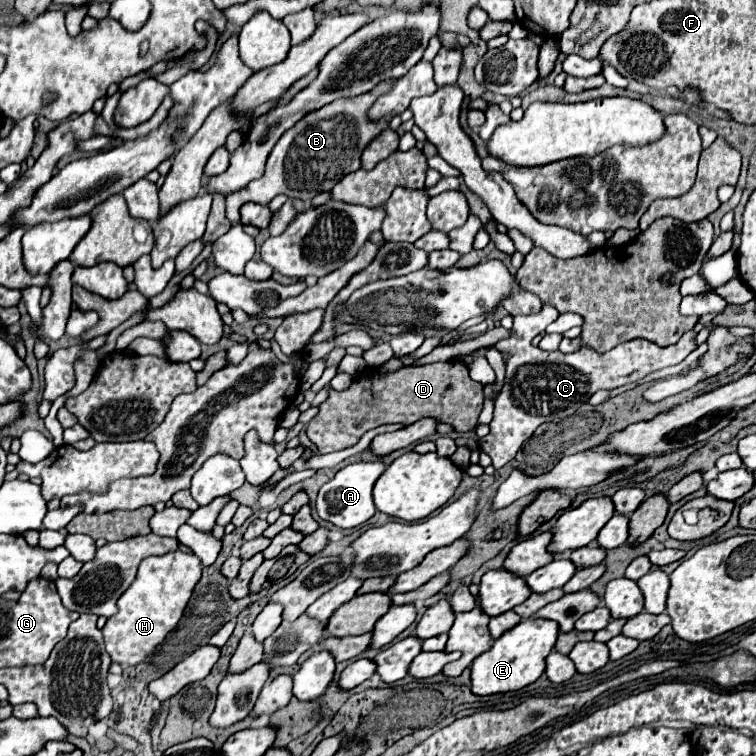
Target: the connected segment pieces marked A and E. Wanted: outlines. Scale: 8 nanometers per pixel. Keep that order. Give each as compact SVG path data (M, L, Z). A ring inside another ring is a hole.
M372 461L372 463L352 463L336 473L334 479L330 479L326 485L320 487L318 497L316 497L316 513L322 521L330 521L332 525L340 529L354 529L362 523L366 523L374 513L376 507L372 503L372 487L376 479L384 473L386 465L382 461Z
M548 619L520 621L512 631L506 631L504 637L496 639L494 645L486 653L474 659L472 669L470 669L472 693L486 697L486 695L496 695L496 693L520 691L526 685L534 683L544 673L544 659L552 651L556 637L558 637L556 623Z

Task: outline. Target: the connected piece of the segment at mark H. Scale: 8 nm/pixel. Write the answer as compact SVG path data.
M180 549L160 557L148 557L140 563L136 579L118 599L118 613L110 617L102 629L106 651L114 663L136 665L166 639L166 635L178 625L200 573L200 559L194 553L184 553Z

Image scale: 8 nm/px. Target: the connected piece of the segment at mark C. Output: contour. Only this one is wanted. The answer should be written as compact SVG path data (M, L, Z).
M542 305L538 313L531 315L514 315L512 333L508 339L502 339L498 345L504 347L498 351L508 353L506 361L506 379L504 389L496 399L494 405L494 419L490 423L490 433L478 441L480 449L492 459L492 465L496 469L504 467L508 461L514 459L514 455L520 451L522 443L528 441L534 433L534 429L542 423L558 423L578 411L578 407L588 401L596 391L600 389L616 389L626 383L638 381L646 377L648 373L654 373L658 369L678 365L684 361L694 349L696 349L696 331L686 331L676 345L670 347L656 347L654 343L648 343L646 339L636 339L628 343L620 343L608 353L596 353L588 349L580 349L578 353L548 353L538 347L522 347L530 343L536 335L544 331L548 323L552 323L558 317L558 311L550 305Z

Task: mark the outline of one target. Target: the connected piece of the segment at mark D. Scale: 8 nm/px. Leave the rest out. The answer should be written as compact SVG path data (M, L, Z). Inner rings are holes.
M460 359L400 367L398 371L390 371L386 375L380 375L378 369L368 369L358 373L348 389L328 391L328 399L318 407L316 417L308 423L306 435L316 445L318 453L332 453L356 445L360 437L374 427L386 423L412 425L424 417L432 417L438 423L448 423L454 431L464 433L476 427L482 405L482 385L470 379L468 365Z

